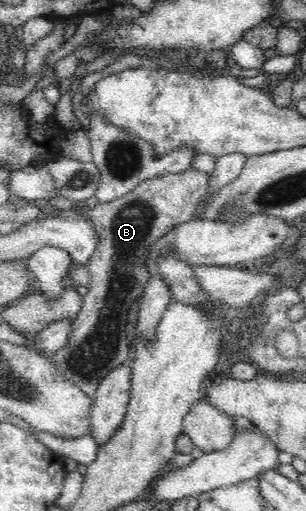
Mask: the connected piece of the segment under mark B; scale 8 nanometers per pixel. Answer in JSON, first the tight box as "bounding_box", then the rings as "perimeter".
{"bounding_box":[48,169,210,402],"perimeter":[[[195,169],[151,178],[139,183],[119,199],[98,203],[93,208],[71,207],[94,225],[98,242],[87,263],[90,281],[83,290],[82,308],[73,320],[74,329],[68,345],[48,357],[68,381],[80,388],[94,402],[101,379],[127,361],[132,339],[125,331],[129,309],[145,293],[145,285],[154,275],[145,261],[151,245],[169,229],[187,223],[193,217],[198,201],[205,195],[210,174]]]}

